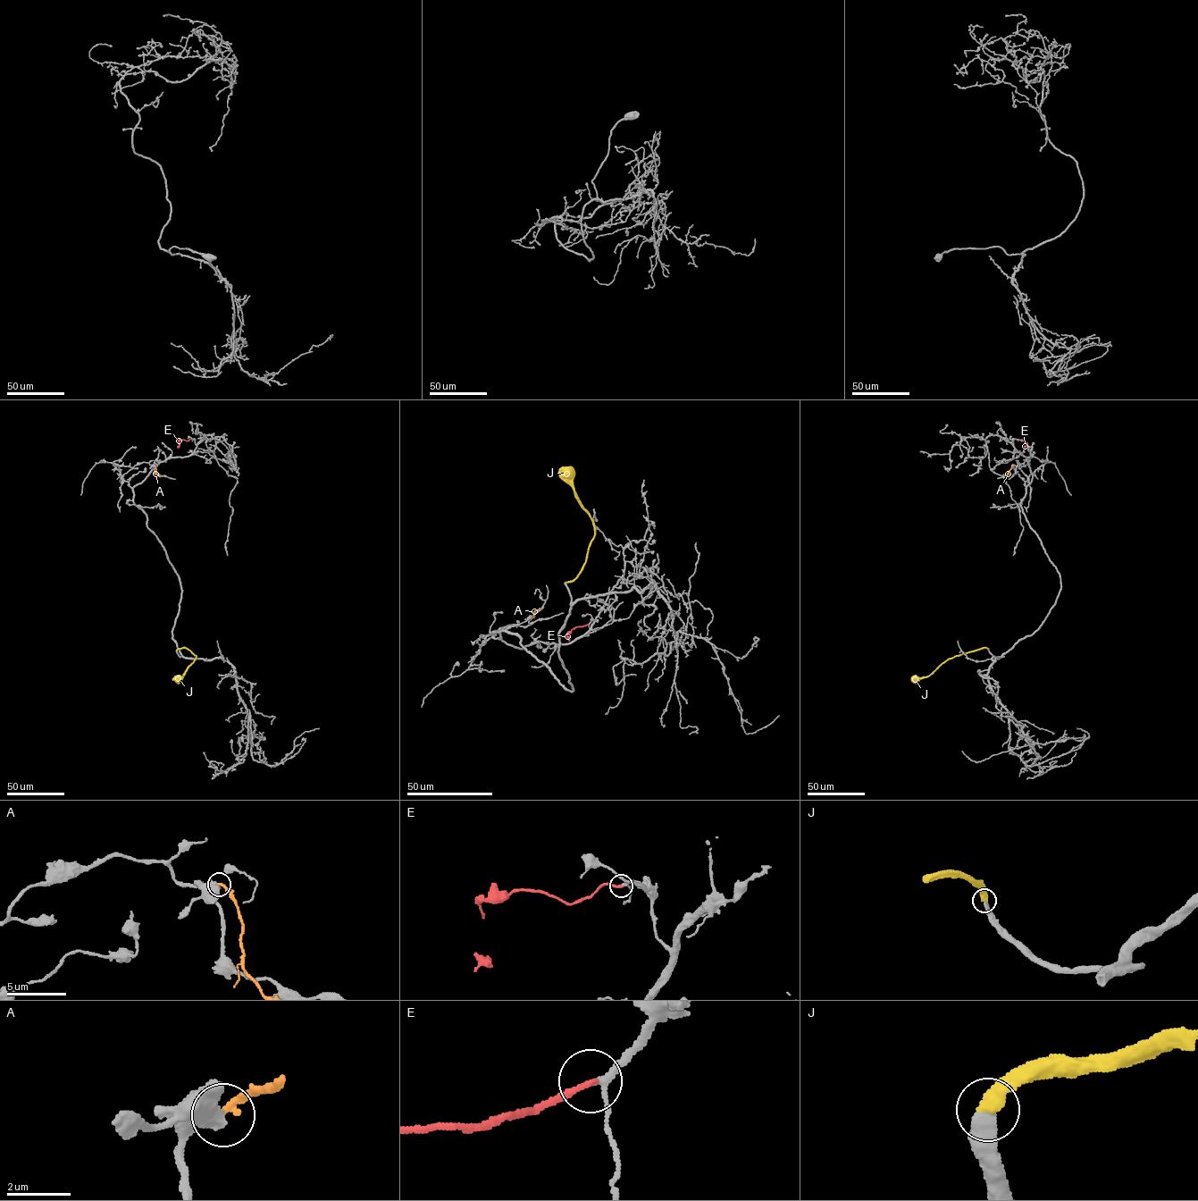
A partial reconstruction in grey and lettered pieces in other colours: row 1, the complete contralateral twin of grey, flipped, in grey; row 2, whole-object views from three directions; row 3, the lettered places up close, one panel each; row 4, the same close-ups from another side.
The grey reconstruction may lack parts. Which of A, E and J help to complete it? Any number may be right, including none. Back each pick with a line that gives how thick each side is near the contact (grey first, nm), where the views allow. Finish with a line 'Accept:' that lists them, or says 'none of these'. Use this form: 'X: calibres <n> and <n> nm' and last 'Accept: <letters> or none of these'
E: calibres 180 and 200 nm
J: calibres 460 and 500 nm
Accept: E, J

